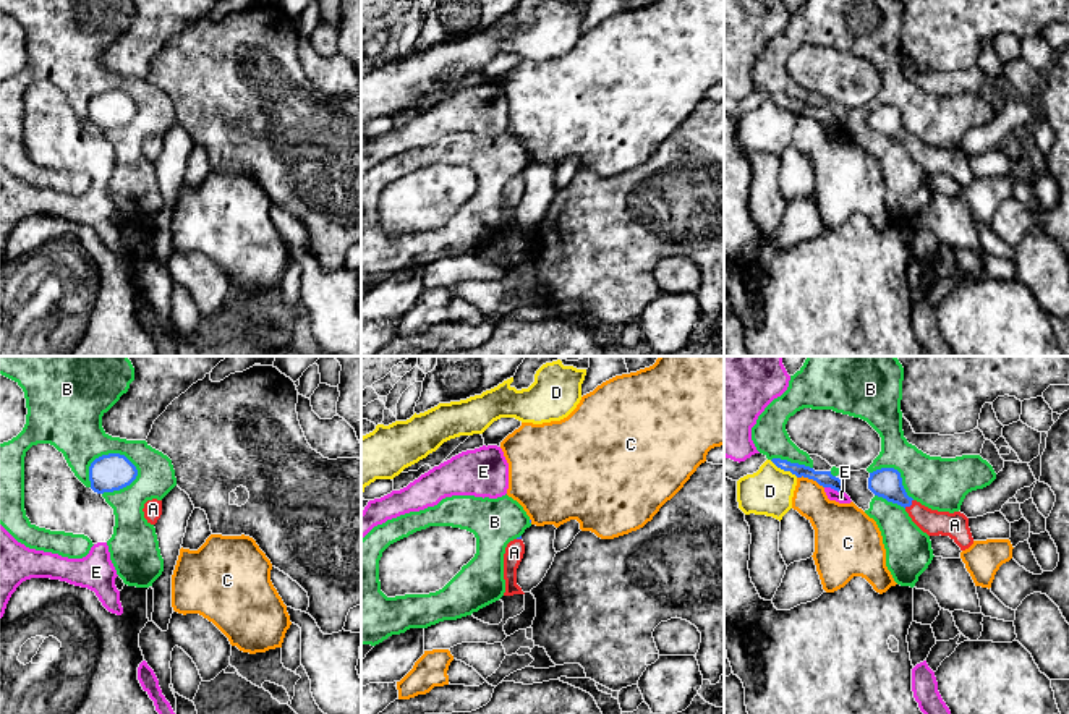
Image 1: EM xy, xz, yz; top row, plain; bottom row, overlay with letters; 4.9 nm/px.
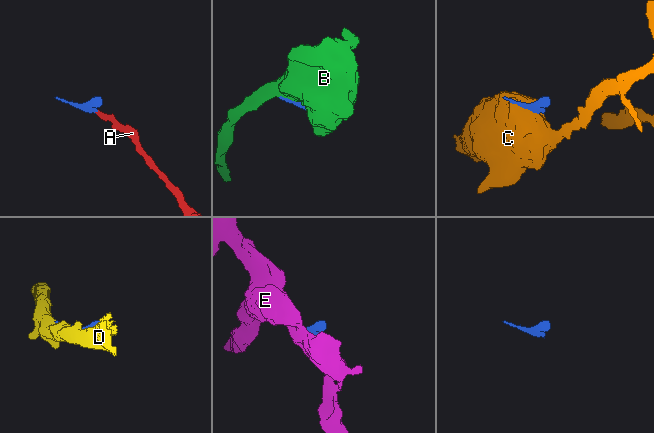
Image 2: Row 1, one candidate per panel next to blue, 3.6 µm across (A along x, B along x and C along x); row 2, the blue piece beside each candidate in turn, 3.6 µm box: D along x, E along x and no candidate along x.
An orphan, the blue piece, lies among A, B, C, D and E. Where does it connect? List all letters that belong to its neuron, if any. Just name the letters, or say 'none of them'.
A

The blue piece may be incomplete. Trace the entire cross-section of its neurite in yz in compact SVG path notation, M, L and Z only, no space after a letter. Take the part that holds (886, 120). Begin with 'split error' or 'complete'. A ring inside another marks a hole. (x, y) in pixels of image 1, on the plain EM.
split error; M881 105L870 110L868 126L875 133L904 144L912 159L928 173L949 173L960 188L965 188L973 181L969 155L964 151L931 147L914 138L907 133L897 107Z

